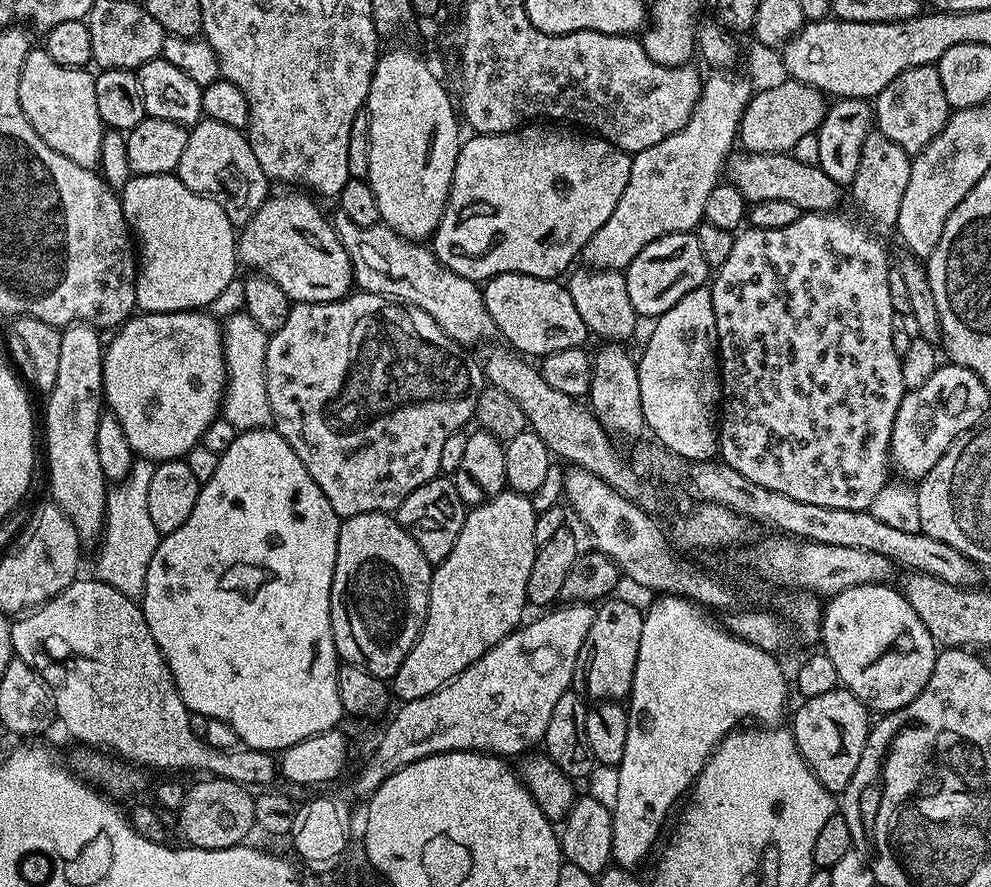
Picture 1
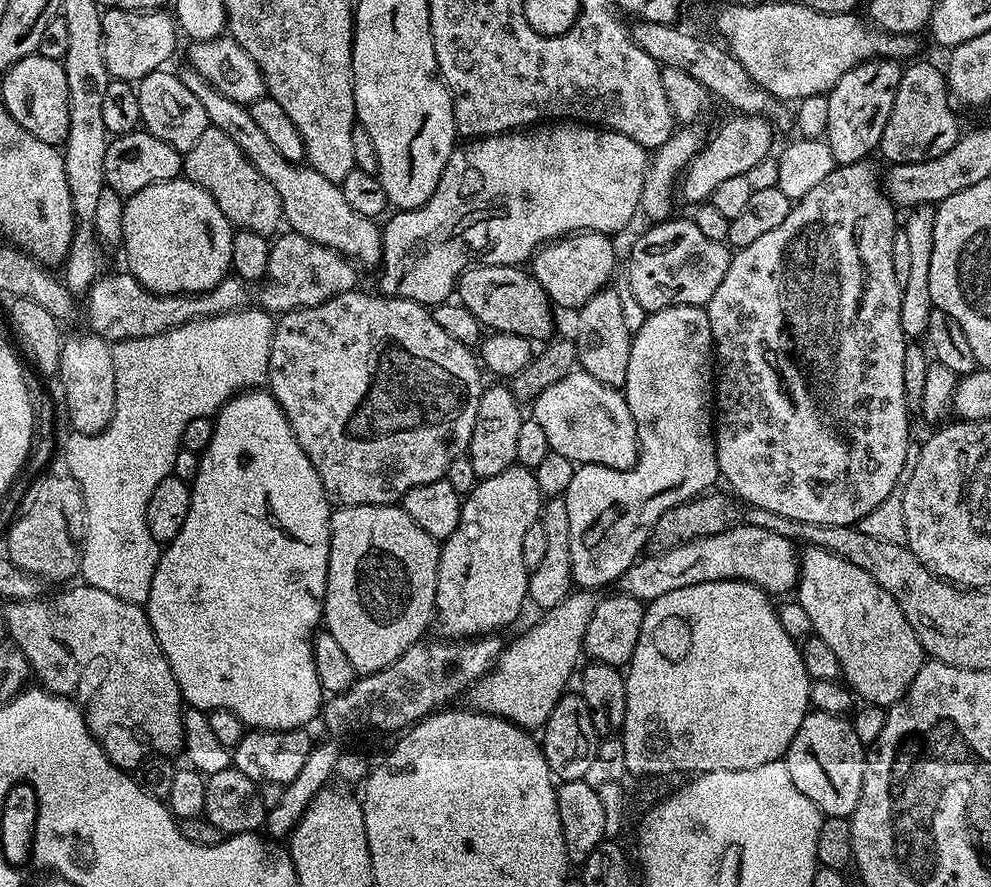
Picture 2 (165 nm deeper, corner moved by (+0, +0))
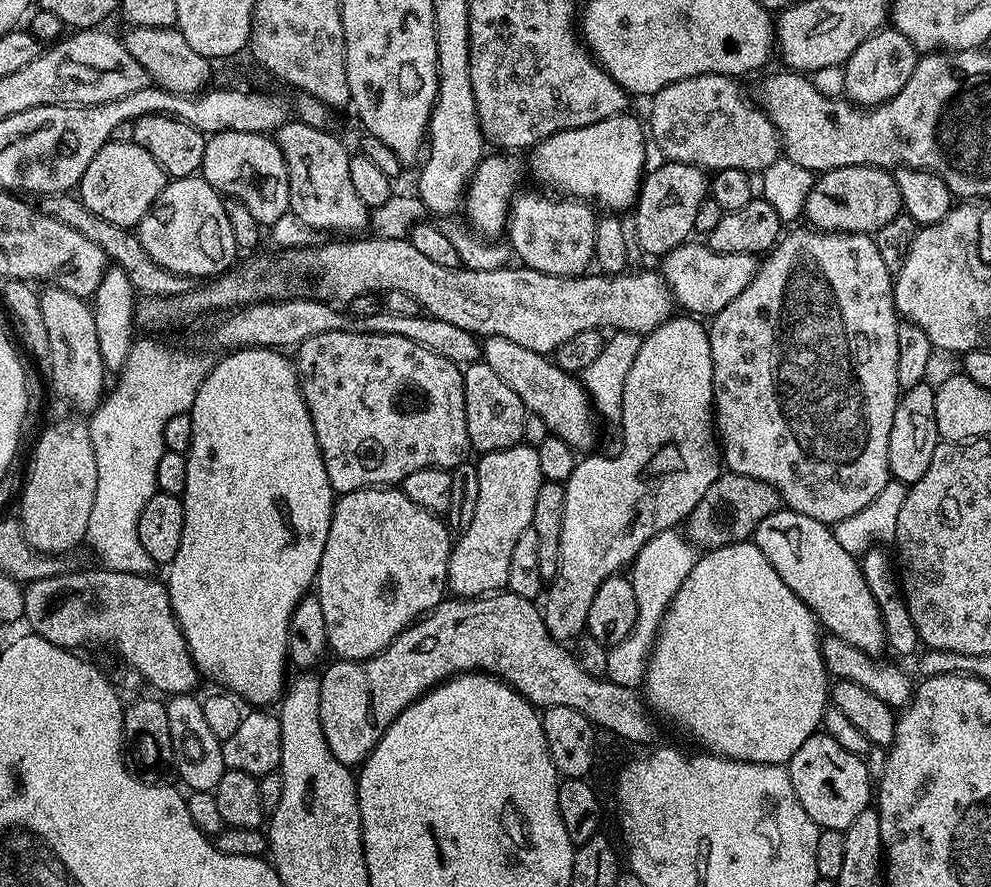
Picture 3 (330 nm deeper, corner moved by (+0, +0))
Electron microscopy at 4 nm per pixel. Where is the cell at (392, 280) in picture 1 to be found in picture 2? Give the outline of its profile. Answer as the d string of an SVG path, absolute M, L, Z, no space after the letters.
M185 67L183 71L179 73L180 81L198 98L198 102L202 102L209 125L222 130L222 134L226 134L226 138L230 138L230 142L234 142L234 146L246 154L254 170L258 170L258 174L262 174L262 178L266 178L266 182L278 190L287 227L330 250L341 252L357 265L365 264L375 269L381 263L381 225L373 217L353 210L346 203L339 184L330 182L330 178L318 174L318 170L310 166L282 158L282 154L274 150L266 134L262 134L260 127L255 124L251 111L245 105L226 98L226 94L215 92L210 82L206 82L206 78L202 78L202 74L193 68Z

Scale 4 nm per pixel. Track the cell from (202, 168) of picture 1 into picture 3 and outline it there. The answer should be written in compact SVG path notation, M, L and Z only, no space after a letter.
M214 132L204 141L199 175L221 197L237 200L261 226L271 226L289 212L288 171L280 147L263 132Z

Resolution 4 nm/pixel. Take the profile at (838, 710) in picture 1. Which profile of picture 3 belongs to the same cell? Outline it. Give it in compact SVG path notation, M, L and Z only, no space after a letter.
M822 730L798 746L786 767L794 794L798 794L798 802L802 802L802 810L810 814L821 830L829 828L843 832L850 822L854 822L854 818L858 818L858 814L862 814L862 810L873 803L874 777L869 774L867 763L861 757L850 754L850 750L838 746L838 742Z

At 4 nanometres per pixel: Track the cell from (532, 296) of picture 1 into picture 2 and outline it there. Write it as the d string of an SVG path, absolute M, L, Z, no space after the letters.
M481 264L466 268L458 279L458 300L480 325L493 333L520 335L531 342L544 342L553 335L554 305L544 287L523 267Z

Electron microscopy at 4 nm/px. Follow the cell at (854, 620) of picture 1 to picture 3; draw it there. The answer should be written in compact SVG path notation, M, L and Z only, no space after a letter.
M782 506L758 522L754 542L758 550L766 554L774 570L778 570L778 578L806 602L817 621L831 635L850 642L850 646L858 646L858 650L871 656L879 657L885 651L882 614L870 586L866 586L860 560L842 550L829 525Z

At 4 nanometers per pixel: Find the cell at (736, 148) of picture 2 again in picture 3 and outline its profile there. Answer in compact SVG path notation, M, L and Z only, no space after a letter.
M669 160L643 177L634 205L638 224L638 242L645 257L662 258L670 250L685 243L696 232L694 214L710 196L710 176L697 164Z

